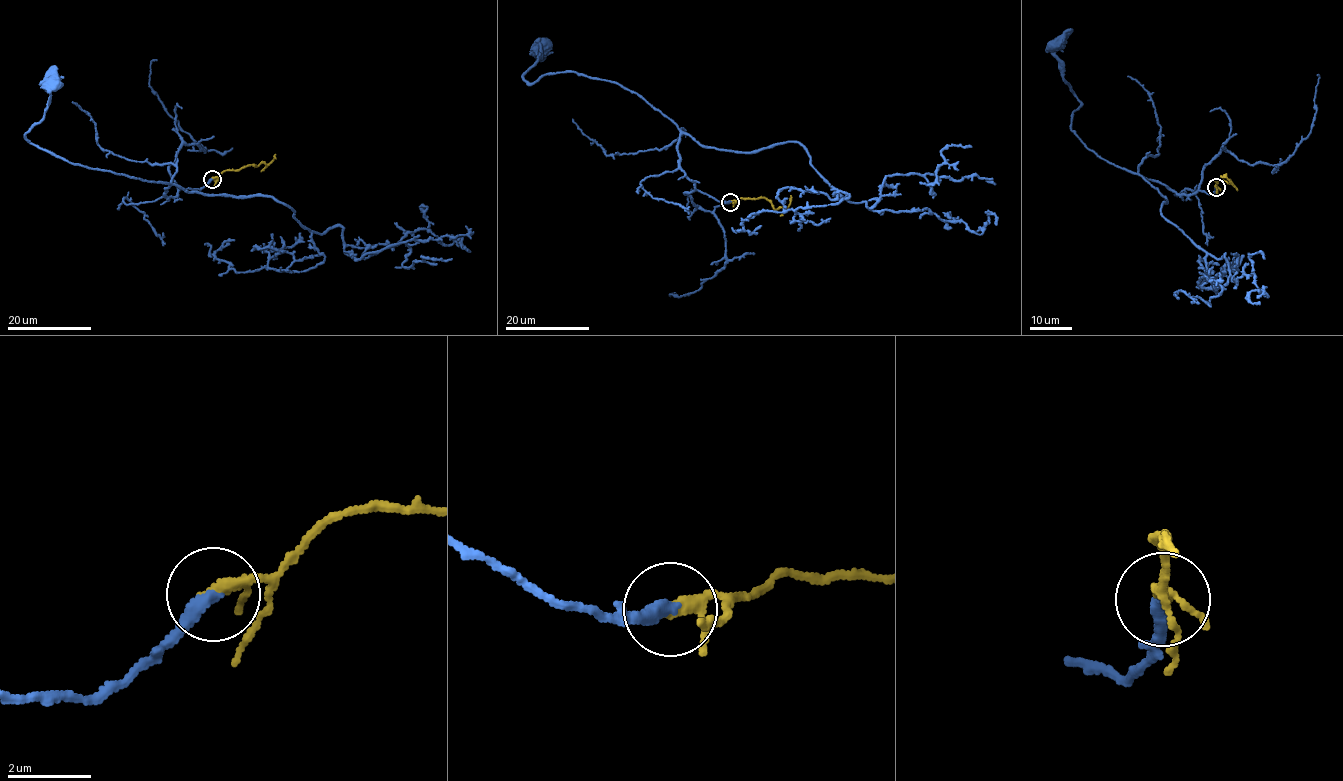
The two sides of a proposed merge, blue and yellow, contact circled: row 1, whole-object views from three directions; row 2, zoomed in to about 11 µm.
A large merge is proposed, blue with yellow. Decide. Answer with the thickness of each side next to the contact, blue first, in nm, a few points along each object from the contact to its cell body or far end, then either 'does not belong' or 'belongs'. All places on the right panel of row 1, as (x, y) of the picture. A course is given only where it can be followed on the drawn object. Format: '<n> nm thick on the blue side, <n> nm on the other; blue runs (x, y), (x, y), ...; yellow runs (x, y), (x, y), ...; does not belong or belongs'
360 nm thick on the blue side, 240 nm on the other; blue runs (1215, 187), (1212, 194), (1177, 194), (1083, 143), (1071, 128), (1081, 103), (1062, 78), (1058, 41); yellow runs (1215, 187), (1215, 181), (1232, 183), (1220, 176); belongs

